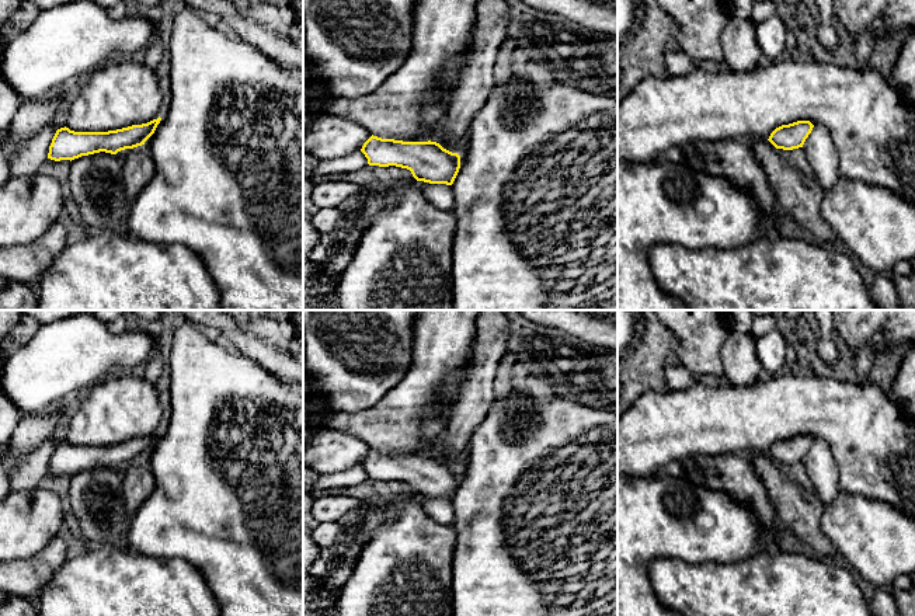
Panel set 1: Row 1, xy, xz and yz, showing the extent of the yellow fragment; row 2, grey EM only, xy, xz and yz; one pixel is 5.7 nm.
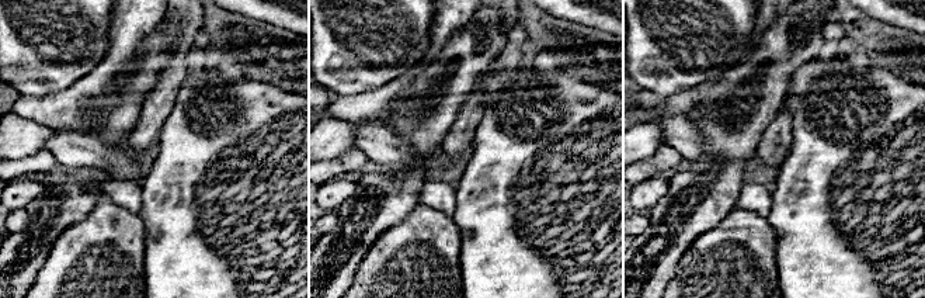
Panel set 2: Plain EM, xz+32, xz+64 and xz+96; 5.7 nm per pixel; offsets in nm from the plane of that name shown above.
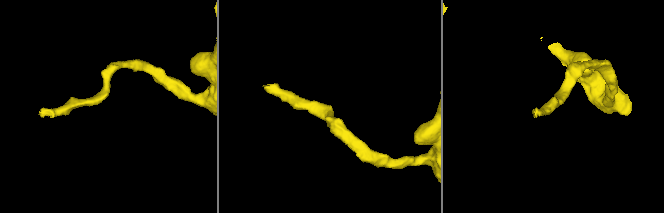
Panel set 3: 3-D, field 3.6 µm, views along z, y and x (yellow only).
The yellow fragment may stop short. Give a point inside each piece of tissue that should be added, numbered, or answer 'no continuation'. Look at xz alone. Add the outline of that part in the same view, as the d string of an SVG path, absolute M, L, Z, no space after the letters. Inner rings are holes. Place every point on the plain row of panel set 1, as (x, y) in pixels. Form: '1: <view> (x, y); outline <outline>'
no continuation

